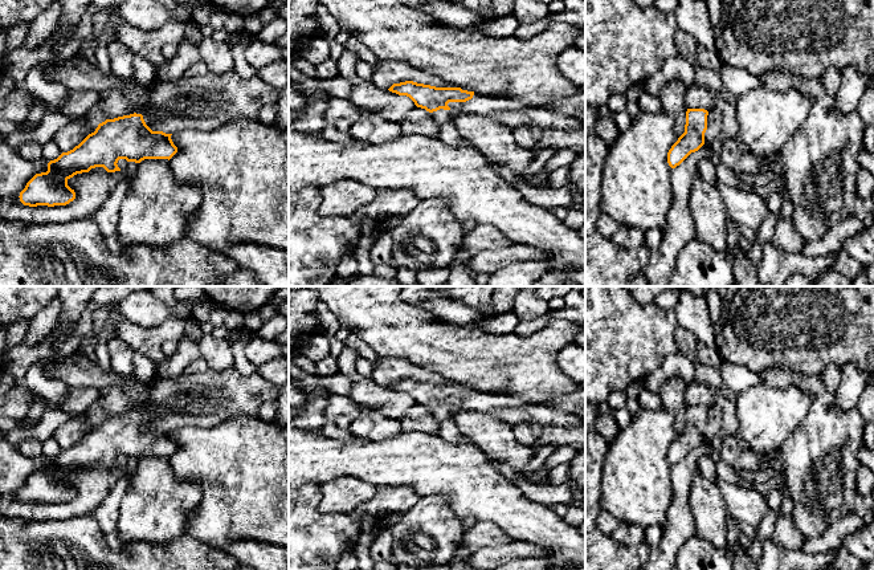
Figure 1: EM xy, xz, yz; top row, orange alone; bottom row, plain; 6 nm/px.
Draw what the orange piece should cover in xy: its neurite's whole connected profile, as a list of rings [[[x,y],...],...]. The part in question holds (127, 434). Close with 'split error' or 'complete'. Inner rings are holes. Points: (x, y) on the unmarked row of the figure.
[[[130,411],[99,420],[78,443],[48,460],[48,468],[36,471],[20,489],[24,502],[66,502],[75,496],[68,477],[77,471],[103,464],[121,468],[119,456],[140,460],[144,456],[171,456],[177,444],[172,431],[152,428],[142,411]]]; complete

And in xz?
[[[405,378],[393,380],[388,387],[409,394],[417,404],[425,406],[429,410],[440,406],[454,406],[486,412],[510,426],[515,423],[538,423],[542,428],[563,428],[577,426],[581,420],[576,415],[524,402],[516,395],[483,394],[461,384],[436,384]]]; split error

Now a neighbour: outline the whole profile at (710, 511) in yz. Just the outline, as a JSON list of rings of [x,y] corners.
[[[698,473],[691,484],[690,504],[697,521],[697,537],[723,549],[727,543],[728,509],[718,485]]]

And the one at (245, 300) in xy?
[[[199,286],[212,305],[246,313],[257,313],[282,286]]]

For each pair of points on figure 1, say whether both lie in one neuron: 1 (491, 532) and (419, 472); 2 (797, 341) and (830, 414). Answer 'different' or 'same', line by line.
1: different
2: different

